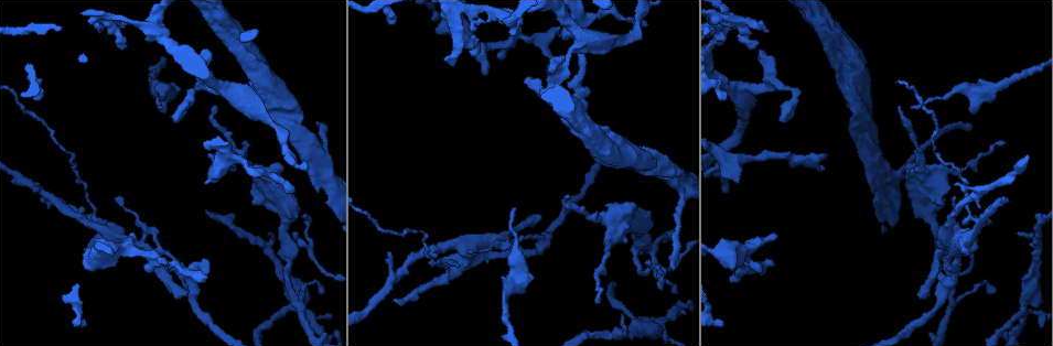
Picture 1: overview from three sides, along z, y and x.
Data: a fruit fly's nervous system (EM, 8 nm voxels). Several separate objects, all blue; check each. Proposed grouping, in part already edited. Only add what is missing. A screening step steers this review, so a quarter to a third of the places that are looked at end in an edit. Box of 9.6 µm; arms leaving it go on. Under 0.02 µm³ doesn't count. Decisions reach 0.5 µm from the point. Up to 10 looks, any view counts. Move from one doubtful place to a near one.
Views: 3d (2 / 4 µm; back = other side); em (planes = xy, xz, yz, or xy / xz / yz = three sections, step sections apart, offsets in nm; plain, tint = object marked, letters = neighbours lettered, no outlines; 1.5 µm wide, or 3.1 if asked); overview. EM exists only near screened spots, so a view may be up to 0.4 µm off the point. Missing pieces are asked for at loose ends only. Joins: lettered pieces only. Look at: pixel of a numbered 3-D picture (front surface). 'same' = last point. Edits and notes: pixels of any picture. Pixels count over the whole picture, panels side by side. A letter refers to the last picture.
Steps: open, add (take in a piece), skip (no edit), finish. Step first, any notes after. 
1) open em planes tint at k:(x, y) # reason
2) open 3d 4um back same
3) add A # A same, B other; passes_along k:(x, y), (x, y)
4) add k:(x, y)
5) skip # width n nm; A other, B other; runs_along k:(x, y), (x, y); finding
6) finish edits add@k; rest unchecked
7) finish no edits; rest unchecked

open 3d 2um at 1:(729, 191) # tapers out

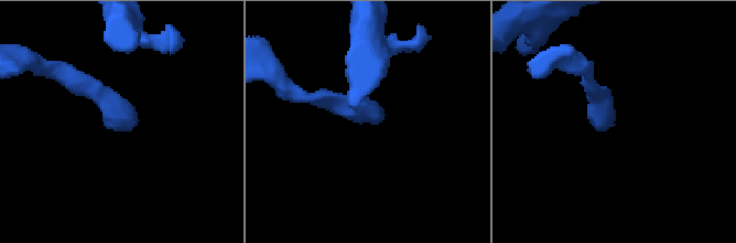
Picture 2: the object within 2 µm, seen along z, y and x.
open em xz step 4 letters at 2:(383, 116)

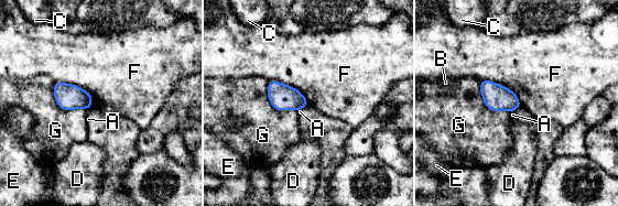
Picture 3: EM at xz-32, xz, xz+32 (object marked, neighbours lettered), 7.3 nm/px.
skip # longest_contact F 340 nm; A other, B other, C other, D other, E other, F other, G other; no lettered piece goes on from it

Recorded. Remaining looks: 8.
open em xz step 8 letters at 1:(452, 66) # branch stops here

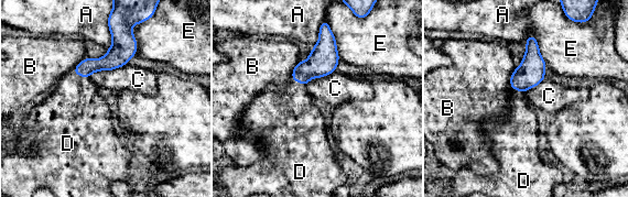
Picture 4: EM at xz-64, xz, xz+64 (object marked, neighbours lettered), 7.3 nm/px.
add D # width 180 nm; A other, B other, C other, D same, E other; passes_along 4:(110, 61), (80, 76), (75, 109); the neuron continues

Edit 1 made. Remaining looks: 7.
open overview # redraw

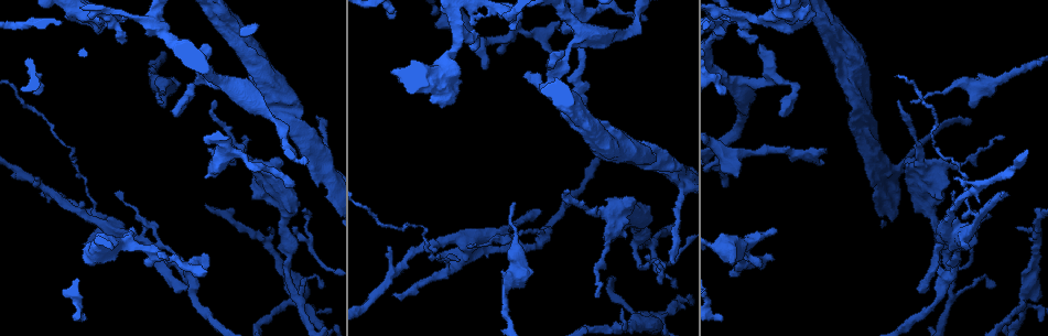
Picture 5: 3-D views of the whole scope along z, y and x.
open em planes letters at 5:(907, 161) # thick end

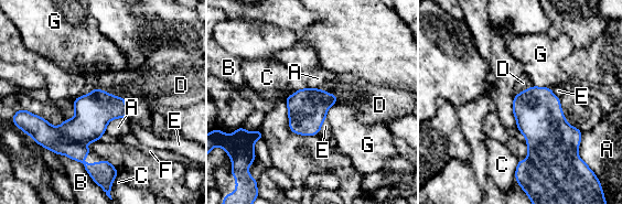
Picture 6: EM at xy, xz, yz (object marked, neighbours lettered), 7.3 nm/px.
add D # A other, B other, C other, D same, E other, F other, G other; passes_along 6:(93, 111), (110, 94), (142, 83); it goes on there

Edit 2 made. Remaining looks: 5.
open em xy step 4 letters at 5:(41, 196) # branch stops here

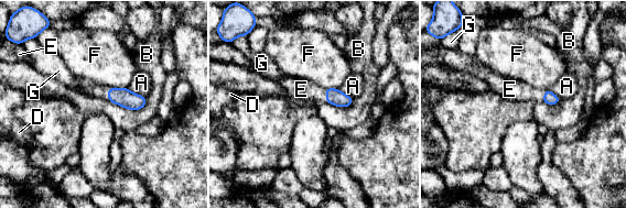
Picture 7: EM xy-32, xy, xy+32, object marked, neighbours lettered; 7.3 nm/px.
add E # A other, B other, D other, E same, F other, G other; the neuron continues

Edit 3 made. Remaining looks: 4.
finish edits add@4, add@6, add@7; rest unchecked

